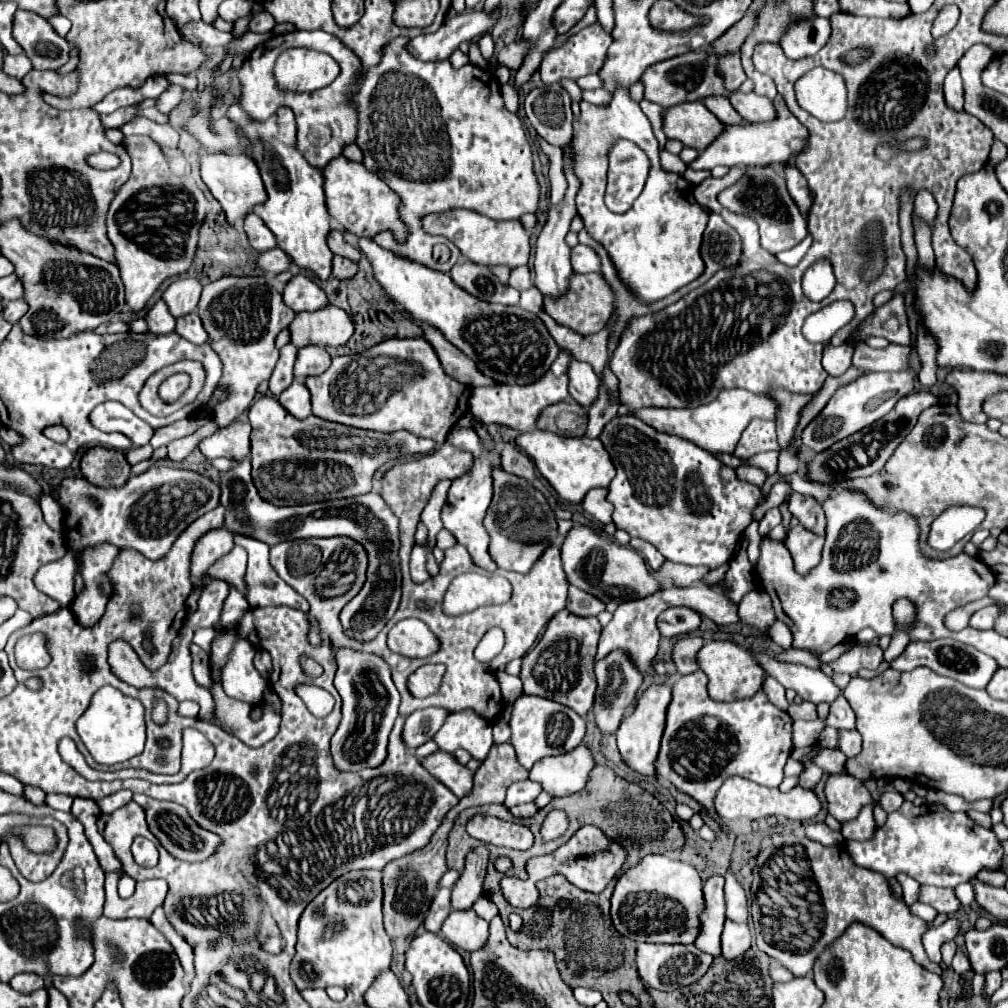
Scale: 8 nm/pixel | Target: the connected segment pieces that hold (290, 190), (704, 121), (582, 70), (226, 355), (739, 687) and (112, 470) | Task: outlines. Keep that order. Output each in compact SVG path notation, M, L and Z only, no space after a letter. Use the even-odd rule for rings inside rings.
M236 98L226 112L226 118L240 128L242 136L248 140L244 148L246 154L254 158L258 164L262 182L268 192L268 200L254 208L254 214L260 216L266 226L278 238L278 246L290 252L294 264L312 270L318 278L328 280L332 274L332 250L326 244L326 236L330 234L330 214L324 204L324 176L322 170L310 166L302 152L296 146L296 120L294 112L288 106L282 106L268 120L254 120L242 106L240 98ZM240 122L246 122L246 130Z
M702 102L678 104L664 112L664 132L668 138L680 140L684 146L706 150L718 134L724 132L724 124Z
M598 24L588 26L586 30L572 36L564 46L552 50L540 64L540 76L546 86L560 82L562 78L578 80L586 74L596 74L604 60L606 50L610 46L612 36L602 32Z
M224 276L204 286L198 314L202 318L204 330L210 336L210 344L220 354L224 364L220 386L230 388L230 398L214 408L214 420L220 426L228 426L250 406L260 382L270 378L280 358L274 340L284 328L292 324L296 312L284 304L282 294L274 290L264 276Z
M714 640L714 642L708 642L698 652L698 662L700 662L700 668L706 672L706 676L710 680L710 684L708 684L710 698L714 698L718 702L752 698L762 688L762 682L766 678L764 668L754 660L752 648L742 646L738 642L732 642L732 640Z
M104 446L90 448L80 462L84 478L102 488L110 486L124 486L130 478L130 464L126 456L118 450L110 450Z

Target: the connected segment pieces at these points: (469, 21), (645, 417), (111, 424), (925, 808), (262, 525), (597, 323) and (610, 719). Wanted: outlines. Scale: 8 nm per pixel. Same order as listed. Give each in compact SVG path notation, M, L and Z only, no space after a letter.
M500 10L494 16L480 12L464 12L456 14L444 20L442 28L434 34L422 34L412 38L406 44L406 50L424 62L436 62L436 60L448 60L452 52L462 44L474 38L478 32L490 30L500 16Z
M722 390L714 402L706 406L698 406L698 408L638 408L630 412L626 406L620 406L618 414L634 414L648 426L656 428L658 432L676 434L716 454L716 452L734 452L740 440L742 428L746 428L752 418L772 420L776 414L776 404L766 394L760 396L748 390Z
M102 402L90 414L90 422L102 432L120 432L132 440L134 446L144 446L154 436L154 428L134 416L118 402Z
M904 802L896 812L888 814L888 820L884 826L878 828L874 840L862 844L862 842L846 842L846 850L850 852L852 860L858 866L876 870L884 876L896 876L900 872L906 872L920 884L928 886L946 886L946 888L956 888L962 882L968 882L974 878L982 868L994 868L1000 870L1000 862L1004 856L1004 850L996 838L996 834L980 824L976 824L968 814L964 812L950 812L944 806L938 804L922 804L914 806L912 802Z
M250 460L236 462L236 466L222 474L222 500L220 504L226 508L226 528L230 532L242 532L254 536L270 546L284 540L298 538L332 538L332 536L348 536L364 546L368 554L368 572L362 590L342 608L340 622L344 634L358 640L368 642L374 640L376 634L386 626L400 604L402 596L402 570L400 570L400 538L398 538L398 518L392 514L380 490L372 490L370 494L358 498L342 498L328 502L312 502L302 506L274 506L260 498L252 476L250 476Z
M600 272L574 274L570 278L570 292L566 296L562 296L560 300L544 300L544 310L558 324L568 326L570 330L574 330L582 336L588 336L588 334L596 334L598 330L602 330L606 326L606 322L610 320L610 316L614 312L612 302L614 302L614 292Z
M612 650L608 656L596 662L596 678L598 678L598 690L596 690L596 702L594 702L594 714L596 724L604 732L614 732L624 716L624 710L634 702L636 692L642 684L642 674L634 666L628 652Z

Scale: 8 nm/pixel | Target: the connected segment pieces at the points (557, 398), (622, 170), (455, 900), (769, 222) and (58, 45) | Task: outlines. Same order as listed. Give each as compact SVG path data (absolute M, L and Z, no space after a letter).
M560 350L556 362L546 372L546 376L542 376L540 380L536 380L528 386L498 384L498 386L490 386L490 388L474 388L472 398L470 398L470 414L484 424L500 424L500 426L514 428L518 432L536 428L538 416L546 406L568 400L568 364L570 364L570 360L572 360L570 352Z
M618 140L608 154L608 162L605 204L611 212L622 214L640 196L650 162L636 144L626 140Z
M478 846L468 854L462 876L452 890L452 908L454 910L470 910L474 906L474 902L482 896L488 860L490 860L490 852L486 846Z
M746 168L746 176L738 184L720 192L718 200L732 212L746 212L748 216L754 216L760 226L760 244L770 254L794 248L808 234L806 220L786 190L786 180L778 172L770 172L770 168Z
M16 10L14 40L22 46L36 70L56 70L70 58L70 44L42 16L26 10Z

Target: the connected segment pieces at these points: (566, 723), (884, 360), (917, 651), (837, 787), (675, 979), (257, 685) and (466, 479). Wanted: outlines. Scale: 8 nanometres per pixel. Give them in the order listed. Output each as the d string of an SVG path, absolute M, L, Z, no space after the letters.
M522 694L514 702L510 730L512 730L510 744L516 748L518 762L526 770L530 770L534 766L534 762L538 762L540 758L558 756L558 754L566 754L566 752L574 750L586 734L586 722L574 710L570 710L554 700Z
M858 344L854 346L854 356L852 356L852 366L864 372L874 372L874 370L884 370L884 372L898 372L898 368L906 368L908 358L910 358L910 348L908 346L896 346L890 344L882 350L874 350L868 344Z
M940 638L940 640L932 640L932 642L922 642L922 640L910 642L908 648L898 658L894 658L890 662L890 666L900 670L900 672L914 670L918 666L928 666L934 672L948 676L948 678L954 678L954 680L958 680L970 688L986 688L986 684L990 682L992 674L998 668L998 664L990 656L986 656L986 654L978 652L976 648L970 648L958 640L952 640L952 638Z
M848 774L828 778L826 800L828 800L828 812L838 822L848 822L856 818L862 806L874 802L862 780Z
M638 944L636 952L636 964L640 978L656 990L678 990L684 986L690 986L698 982L710 968L714 956L702 952L700 948L694 948L694 944Z
M238 640L228 664L222 668L222 688L224 692L240 702L246 702L250 706L256 706L262 702L264 688L268 682L256 672L252 666L252 658L256 654L256 648L248 644L246 640Z
M454 426L450 430L450 436L448 436L448 442L460 450L468 450L468 452L474 452L474 456L478 456L478 460L474 462L474 468L470 474L464 474L458 478L452 480L452 486L448 490L448 498L446 498L446 504L442 508L442 522L444 522L444 528L448 532L452 532L452 536L458 540L458 544L462 544L468 554L472 556L472 562L488 572L494 572L498 566L496 562L490 558L488 554L488 542L490 542L490 536L484 528L484 516L486 516L486 510L492 502L492 470L494 468L500 468L500 450L492 448L492 450L486 450L482 446L482 440L480 436L472 430L472 428L458 428Z

